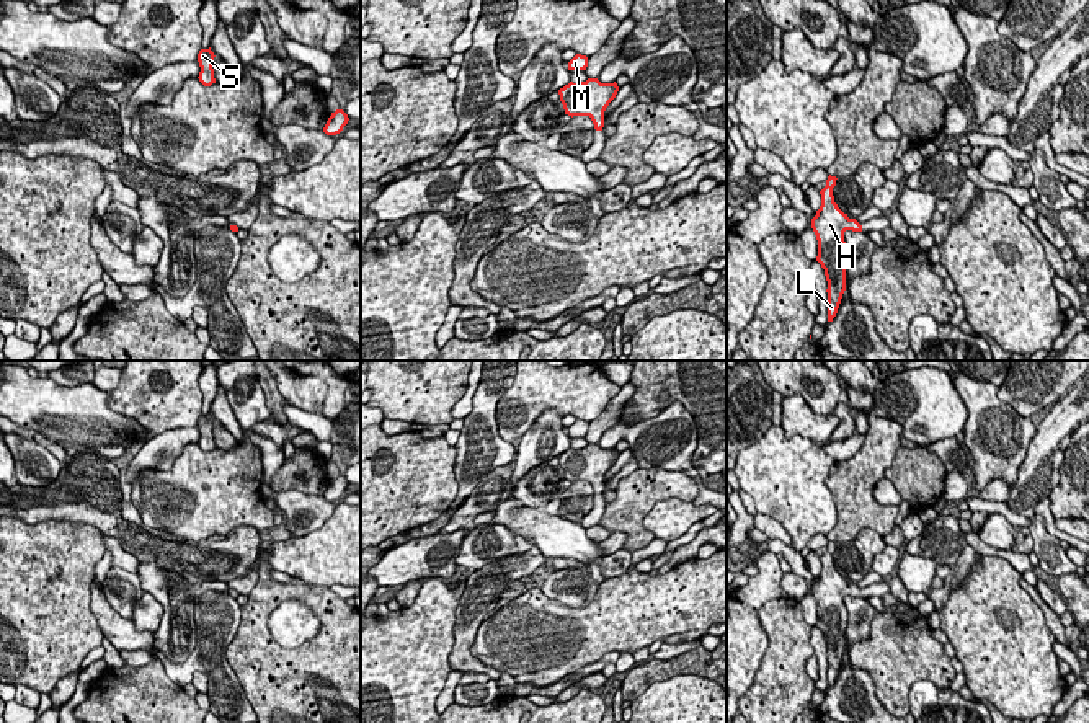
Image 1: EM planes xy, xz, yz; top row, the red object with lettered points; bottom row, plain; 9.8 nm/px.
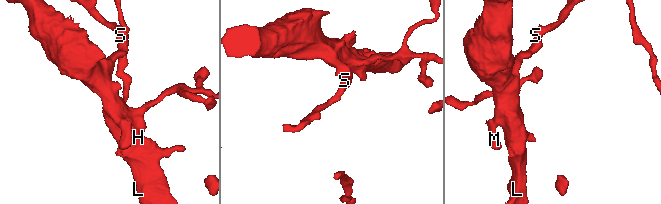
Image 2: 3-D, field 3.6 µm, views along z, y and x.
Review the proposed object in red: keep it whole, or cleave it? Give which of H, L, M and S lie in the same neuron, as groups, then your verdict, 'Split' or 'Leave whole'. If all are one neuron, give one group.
Groups: H L M S. Leave whole

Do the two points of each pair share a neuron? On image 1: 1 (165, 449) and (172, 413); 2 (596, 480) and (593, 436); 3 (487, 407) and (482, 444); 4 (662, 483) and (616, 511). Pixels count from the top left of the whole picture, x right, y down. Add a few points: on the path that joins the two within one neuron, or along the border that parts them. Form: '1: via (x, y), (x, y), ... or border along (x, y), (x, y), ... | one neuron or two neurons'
1: border along (196, 425), (165, 430), (151, 438) | two neurons
2: border along (588, 443), (596, 444) | two neurons
3: via (484, 416), (482, 434) | one neuron
4: via (650, 485), (627, 506) | one neuron

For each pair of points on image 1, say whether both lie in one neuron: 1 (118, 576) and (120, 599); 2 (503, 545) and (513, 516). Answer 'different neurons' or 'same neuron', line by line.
1: same neuron
2: different neurons

